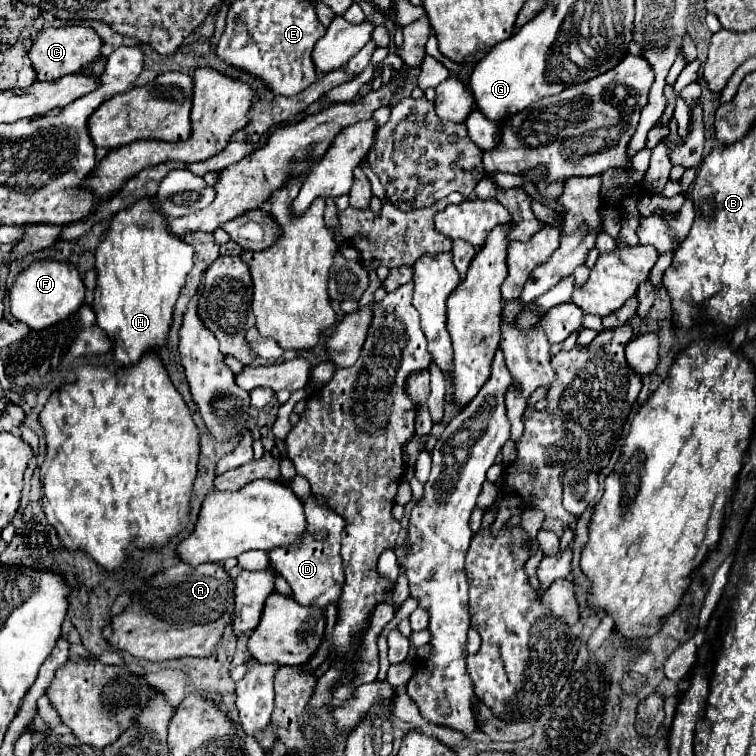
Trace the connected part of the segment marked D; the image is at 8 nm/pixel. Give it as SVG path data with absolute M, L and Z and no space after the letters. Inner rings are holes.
M308 496L304 500L306 506L306 520L308 520L308 534L300 548L274 548L270 556L270 566L286 578L294 592L294 600L302 606L314 606L322 612L330 604L338 604L344 586L344 570L340 562L340 540L342 530L346 528L346 520L336 514L332 508L322 508L314 504L314 498ZM324 586L324 590L322 590Z

